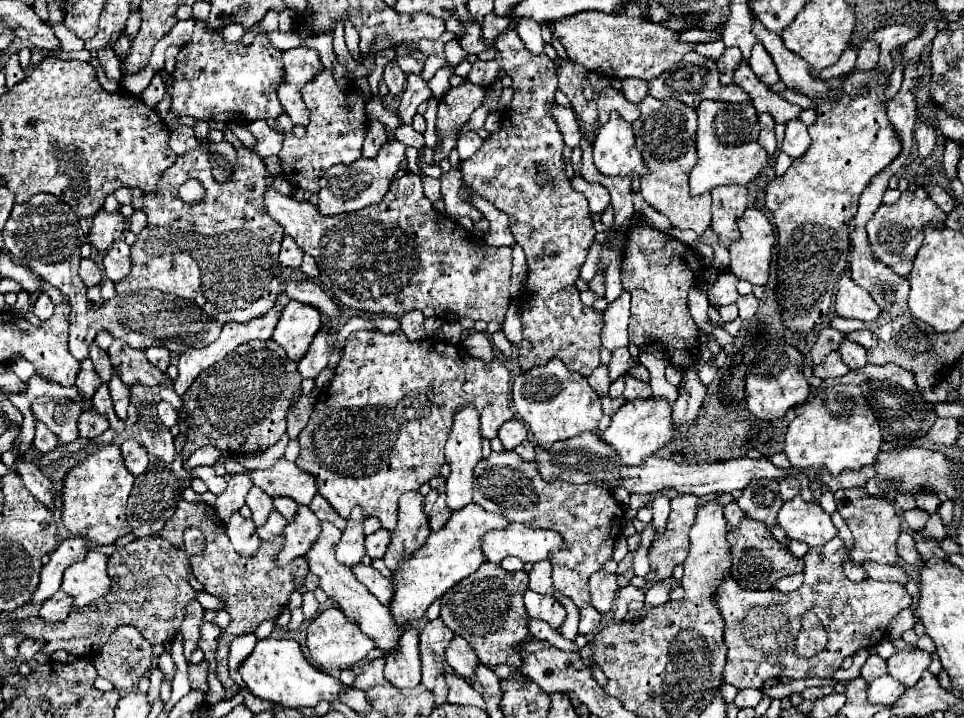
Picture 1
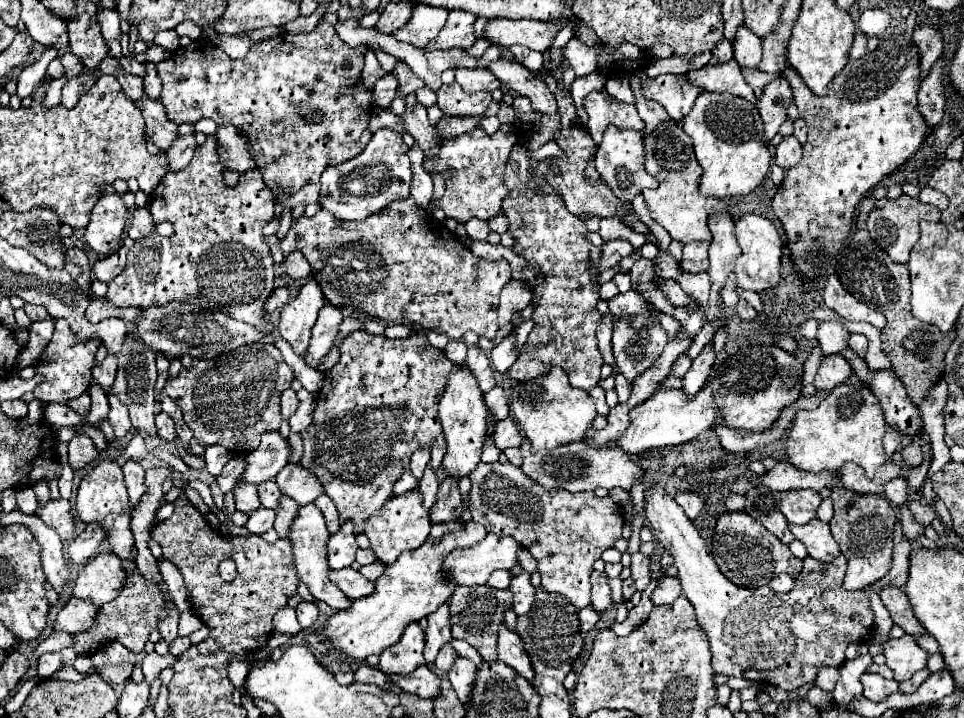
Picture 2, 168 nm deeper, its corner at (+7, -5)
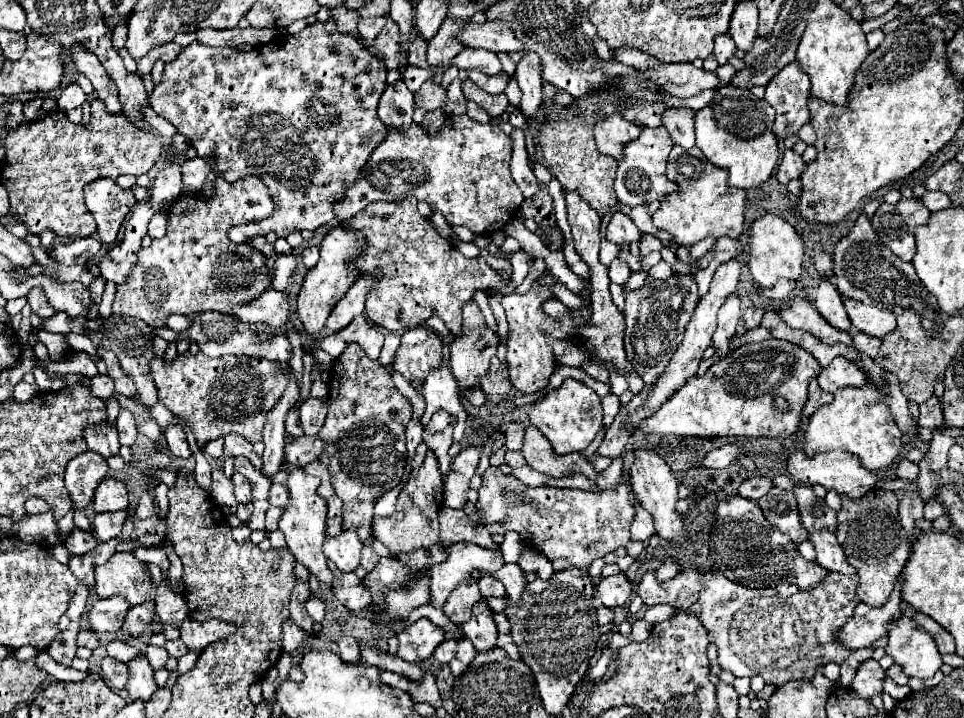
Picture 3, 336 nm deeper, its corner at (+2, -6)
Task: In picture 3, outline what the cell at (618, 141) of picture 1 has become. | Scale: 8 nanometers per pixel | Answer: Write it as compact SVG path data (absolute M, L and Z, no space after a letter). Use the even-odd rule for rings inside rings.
M645 127L637 139L623 145L623 159L617 161L619 165L615 179L615 193L621 203L635 207L651 199L663 199L667 193L673 193L677 189L677 185L665 177L665 165L671 145L673 141L669 139L665 127L655 127L655 129Z

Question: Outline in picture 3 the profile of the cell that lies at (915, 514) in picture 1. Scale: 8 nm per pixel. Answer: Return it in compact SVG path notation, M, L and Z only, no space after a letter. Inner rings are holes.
M931 497L927 503L925 503L925 519L927 521L935 521L937 517L941 517L945 513L945 509L943 509L943 505L935 499L935 497Z

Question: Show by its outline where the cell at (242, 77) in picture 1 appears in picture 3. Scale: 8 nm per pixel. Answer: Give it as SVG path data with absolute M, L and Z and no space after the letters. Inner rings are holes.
M327 21L327 23L315 23L315 25L307 25L301 33L297 35L287 35L287 37L281 37L281 39L273 39L271 43L267 45L259 45L255 47L251 53L241 53L237 51L235 47L205 47L205 45L199 45L197 41L193 41L191 45L187 45L181 55L167 63L165 65L165 71L163 71L163 83L159 83L155 87L155 91L151 93L151 107L155 105L155 113L161 115L165 121L173 123L179 133L183 133L191 145L197 149L199 155L207 157L209 153L217 153L217 169L211 173L209 181L205 181L205 187L203 187L203 195L211 195L211 187L213 187L213 179L217 173L223 173L223 177L227 181L237 181L237 179L243 179L247 175L255 175L259 177L267 189L269 189L269 195L275 203L275 209L273 209L273 215L261 223L255 223L255 225L239 225L239 227L233 227L231 229L231 241L235 243L243 243L251 237L257 237L257 235L267 235L269 231L275 231L279 237L287 237L291 231L295 229L311 229L315 231L317 227L329 223L335 215L333 215L333 209L331 209L331 201L335 201L335 197L339 197L339 185L345 185L347 181L355 181L355 177L359 177L359 169L367 163L367 157L371 155L371 151L375 149L375 145L387 135L387 125L383 125L383 121L379 121L377 117L377 101L385 89L385 65L379 57L371 55L363 43L351 35L345 35L345 33L339 33L337 31L337 25L335 21Z

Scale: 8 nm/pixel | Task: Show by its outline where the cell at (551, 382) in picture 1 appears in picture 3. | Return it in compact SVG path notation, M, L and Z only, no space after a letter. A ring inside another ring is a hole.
M565 379L559 389L547 391L543 399L531 403L529 423L535 425L553 445L553 451L567 455L573 451L583 451L593 441L597 431L603 427L603 409L597 393L577 379Z

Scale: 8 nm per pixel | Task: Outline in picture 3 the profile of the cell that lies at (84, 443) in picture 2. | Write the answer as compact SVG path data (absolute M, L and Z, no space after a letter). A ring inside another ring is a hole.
M85 451L67 463L65 487L73 499L75 509L87 507L87 503L93 499L93 491L107 475L107 471L107 461L95 451Z

